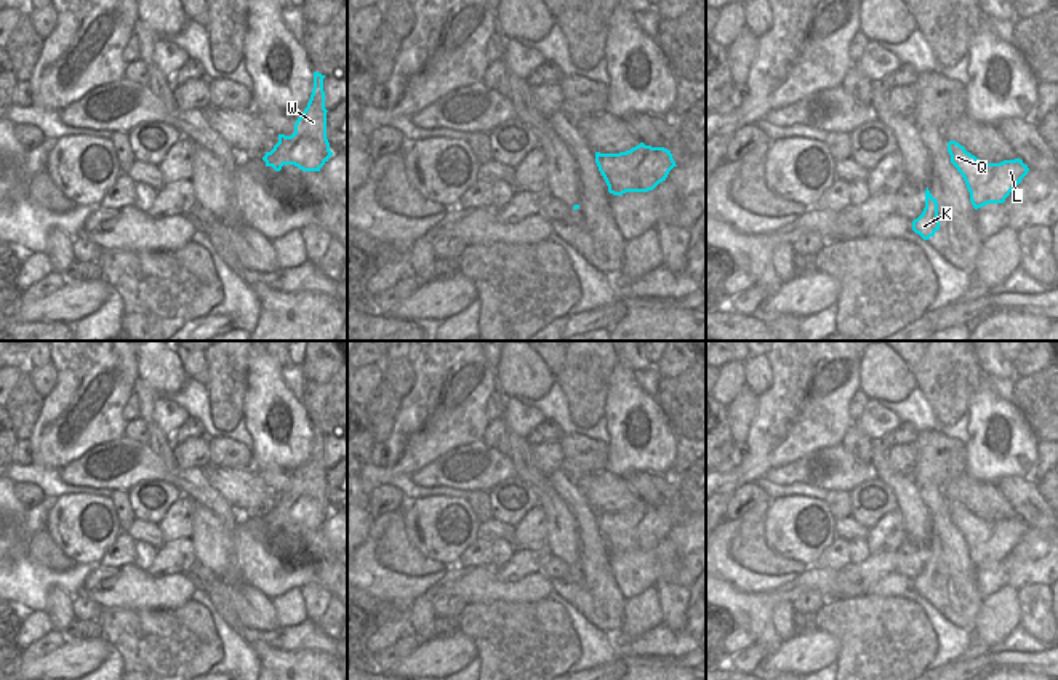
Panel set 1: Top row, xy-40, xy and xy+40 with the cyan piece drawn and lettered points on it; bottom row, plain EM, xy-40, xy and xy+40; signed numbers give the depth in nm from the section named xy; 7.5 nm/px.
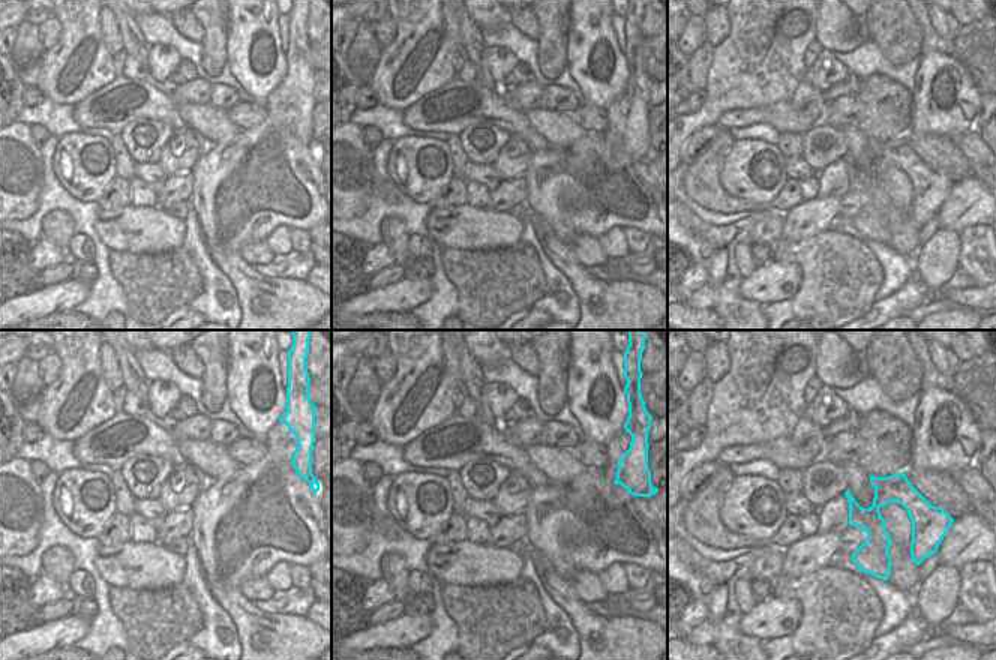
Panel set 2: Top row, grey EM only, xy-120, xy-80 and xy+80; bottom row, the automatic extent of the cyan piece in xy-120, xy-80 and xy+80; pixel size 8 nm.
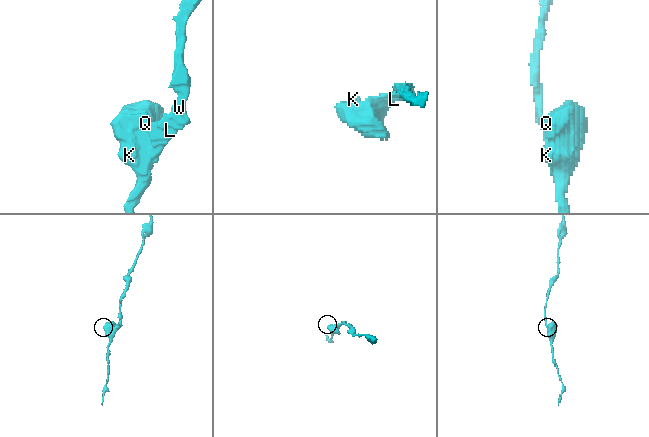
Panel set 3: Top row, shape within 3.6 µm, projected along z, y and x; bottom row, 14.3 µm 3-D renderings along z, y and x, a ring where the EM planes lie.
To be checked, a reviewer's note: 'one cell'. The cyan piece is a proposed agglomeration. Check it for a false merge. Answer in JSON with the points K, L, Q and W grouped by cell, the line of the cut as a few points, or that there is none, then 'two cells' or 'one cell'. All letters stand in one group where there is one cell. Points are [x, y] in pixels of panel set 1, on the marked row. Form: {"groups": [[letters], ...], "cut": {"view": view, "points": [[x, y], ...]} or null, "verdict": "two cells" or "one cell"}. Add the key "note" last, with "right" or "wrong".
{"groups": [["K", "L", "Q", "W"]], "cut": null, "verdict": "one cell", "note": "right"}

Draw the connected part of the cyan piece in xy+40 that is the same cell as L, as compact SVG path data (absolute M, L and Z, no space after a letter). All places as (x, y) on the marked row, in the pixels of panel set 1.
M956 141L948 142L948 152L951 163L967 184L975 210L988 203L1004 203L1029 171L1028 165L1020 158L1000 163L980 160Z

